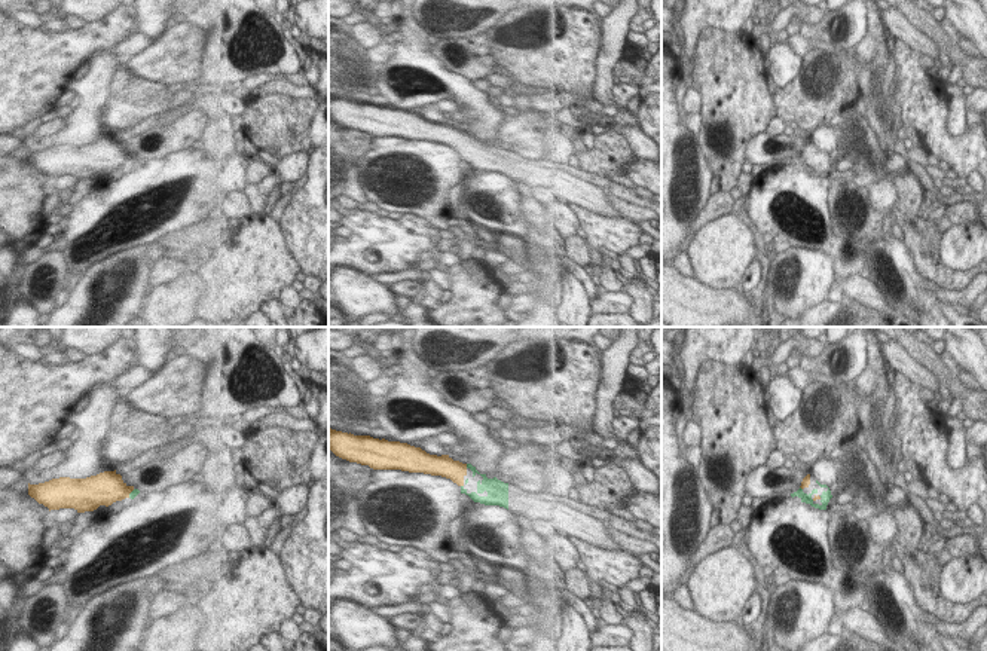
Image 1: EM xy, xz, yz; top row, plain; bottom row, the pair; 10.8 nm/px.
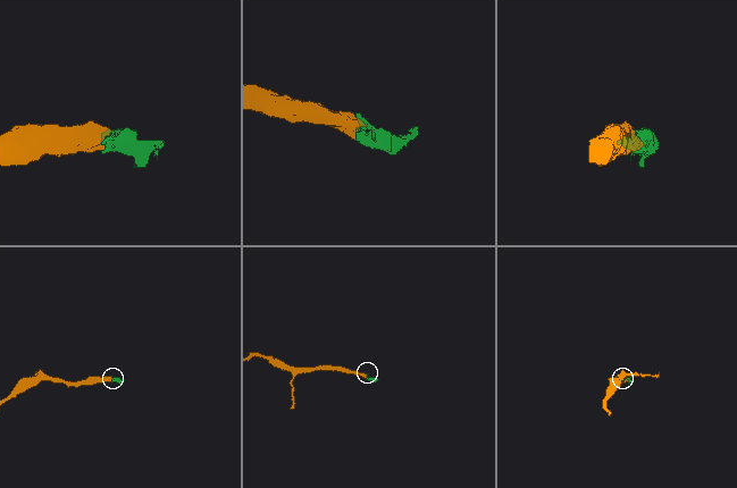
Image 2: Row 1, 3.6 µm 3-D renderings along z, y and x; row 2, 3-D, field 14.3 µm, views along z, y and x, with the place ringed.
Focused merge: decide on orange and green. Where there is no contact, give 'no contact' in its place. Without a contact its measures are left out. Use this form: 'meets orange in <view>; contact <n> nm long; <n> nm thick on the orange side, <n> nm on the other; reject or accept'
meets orange in xz; contact 50 nm long; 240 nm thick on the orange side, 60 nm on the other; accept

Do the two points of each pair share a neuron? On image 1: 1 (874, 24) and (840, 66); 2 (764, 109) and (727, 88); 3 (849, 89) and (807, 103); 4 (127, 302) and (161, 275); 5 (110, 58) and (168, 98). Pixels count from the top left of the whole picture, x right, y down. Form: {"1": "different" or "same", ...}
{"1": "different", "2": "same", "3": "same", "4": "different", "5": "different"}

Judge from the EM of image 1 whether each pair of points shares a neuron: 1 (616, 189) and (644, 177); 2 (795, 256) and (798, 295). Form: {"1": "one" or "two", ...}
{"1": "two", "2": "one"}

